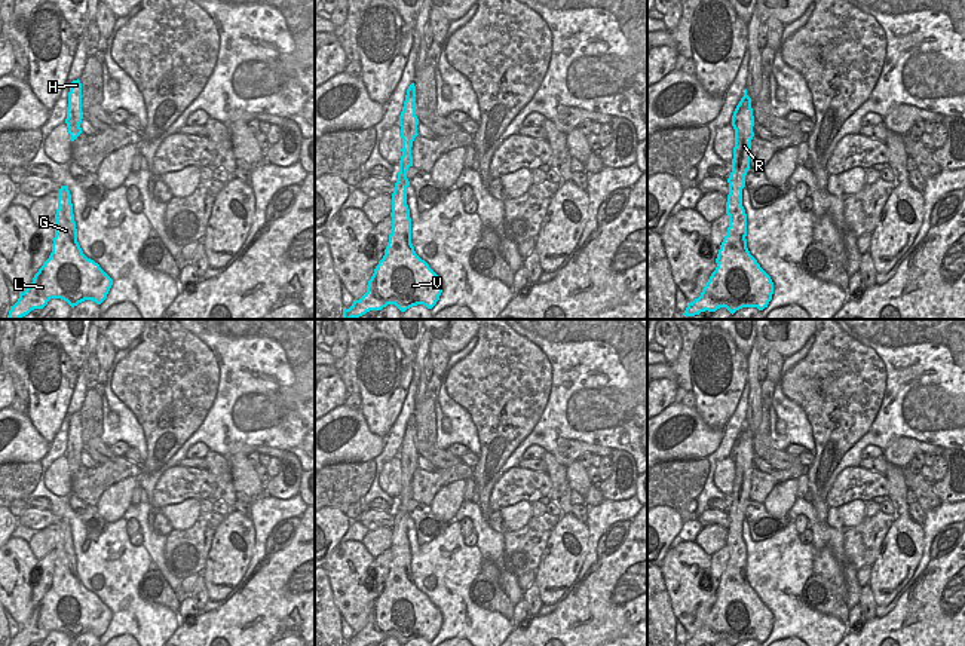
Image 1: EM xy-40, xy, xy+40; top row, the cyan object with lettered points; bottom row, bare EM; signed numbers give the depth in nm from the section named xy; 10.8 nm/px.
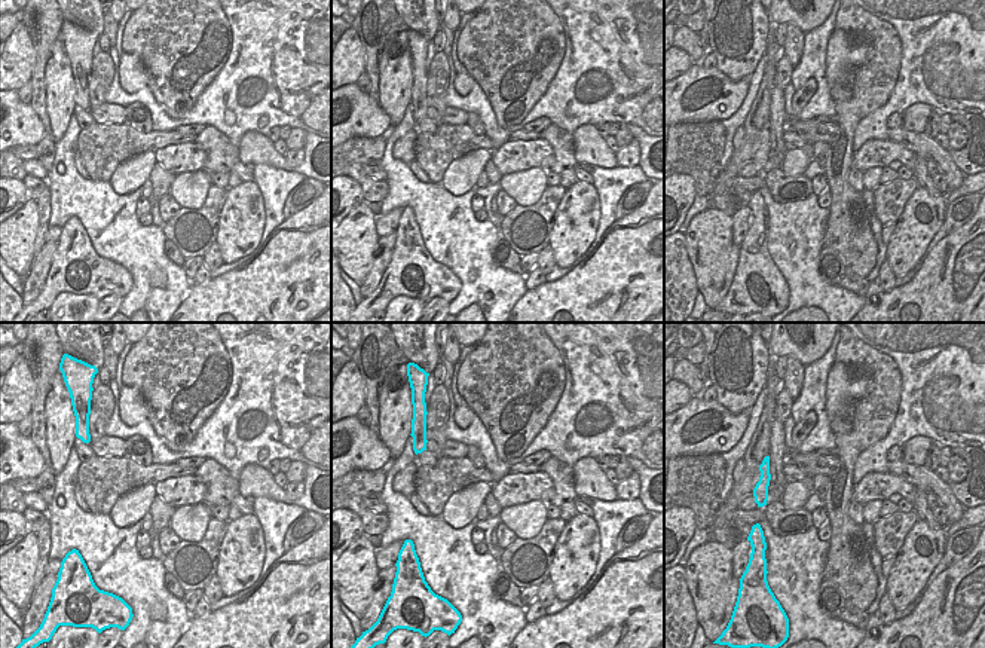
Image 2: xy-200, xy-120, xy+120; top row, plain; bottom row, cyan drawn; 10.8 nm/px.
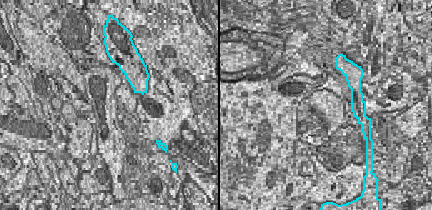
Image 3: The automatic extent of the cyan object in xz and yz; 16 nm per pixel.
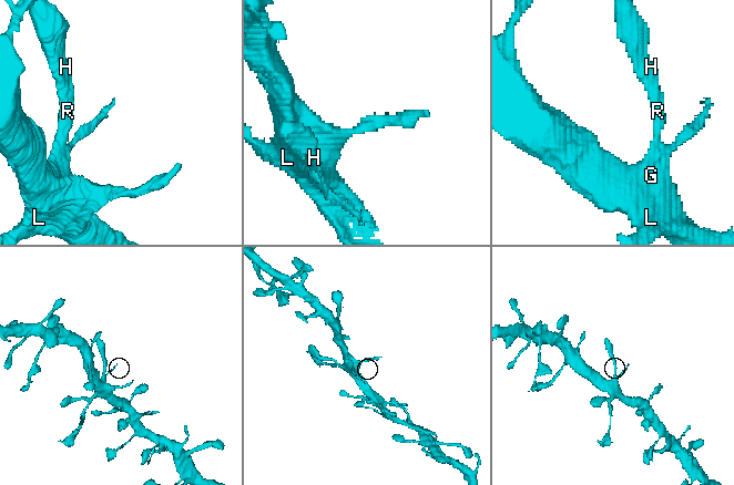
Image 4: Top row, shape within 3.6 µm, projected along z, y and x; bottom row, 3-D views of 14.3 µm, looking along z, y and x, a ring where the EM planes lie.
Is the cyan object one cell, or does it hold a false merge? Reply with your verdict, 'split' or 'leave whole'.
leave whole

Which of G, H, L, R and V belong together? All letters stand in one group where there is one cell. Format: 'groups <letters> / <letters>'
groups G H L R V

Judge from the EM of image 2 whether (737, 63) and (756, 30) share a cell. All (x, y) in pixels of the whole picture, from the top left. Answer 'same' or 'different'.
same

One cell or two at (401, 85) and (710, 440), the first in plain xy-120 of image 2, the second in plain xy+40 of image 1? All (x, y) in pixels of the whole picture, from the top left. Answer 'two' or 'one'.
two

